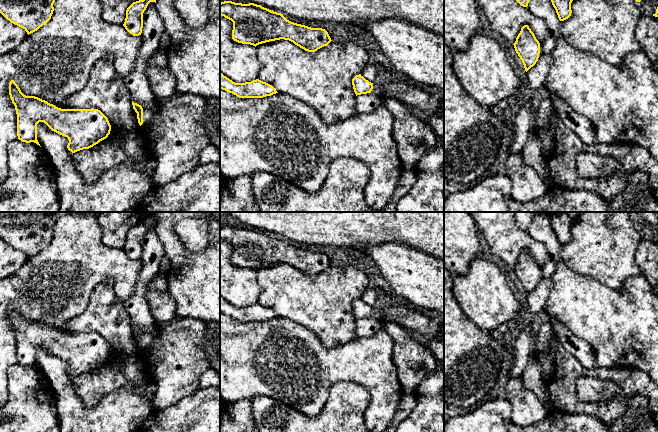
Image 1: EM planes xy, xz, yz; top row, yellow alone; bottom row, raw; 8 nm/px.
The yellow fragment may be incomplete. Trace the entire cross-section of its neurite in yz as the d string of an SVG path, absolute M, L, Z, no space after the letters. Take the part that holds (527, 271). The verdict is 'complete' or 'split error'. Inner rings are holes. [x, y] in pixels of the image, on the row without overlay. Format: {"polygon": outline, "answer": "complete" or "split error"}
{"polygon": "M524 249L513 268L527 296L538 285L540 267L528 249Z", "answer": "complete"}

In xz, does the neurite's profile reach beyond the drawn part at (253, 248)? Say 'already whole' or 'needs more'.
already whole

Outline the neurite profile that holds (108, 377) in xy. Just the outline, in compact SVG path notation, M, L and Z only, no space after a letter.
M106 362L89 373L72 378L75 389L85 406L94 406L98 399L128 383L121 369L122 365L118 362Z

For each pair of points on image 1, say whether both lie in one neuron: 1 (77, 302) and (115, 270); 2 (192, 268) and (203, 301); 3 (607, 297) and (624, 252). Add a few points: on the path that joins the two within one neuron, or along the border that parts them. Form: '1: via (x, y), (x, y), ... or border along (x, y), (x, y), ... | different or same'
1: via (80, 291), (101, 270), (104, 270) | same
2: via (193, 276), (203, 286), (203, 293) | same
3: border along (590, 276), (615, 288), (632, 277) | different

